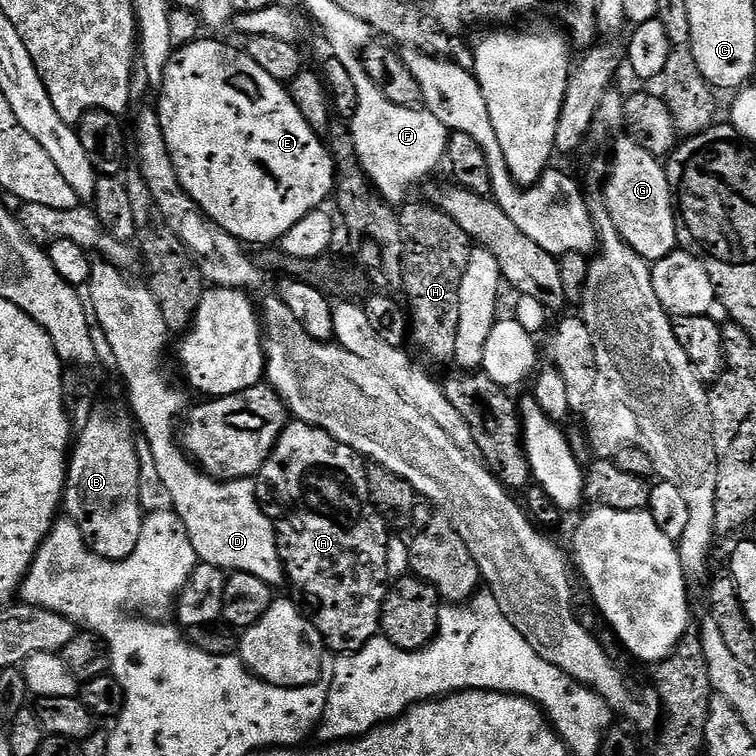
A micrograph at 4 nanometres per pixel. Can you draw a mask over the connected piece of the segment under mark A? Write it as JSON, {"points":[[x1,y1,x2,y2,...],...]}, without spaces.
{"points":[[293,419,284,428,254,483,256,497,276,528,287,583,304,595,307,615,318,634,322,634,325,645,331,651,333,648,333,653,357,652,380,632,380,615,390,587,386,570,390,529,372,504,365,461,360,453,338,442,326,430]]}

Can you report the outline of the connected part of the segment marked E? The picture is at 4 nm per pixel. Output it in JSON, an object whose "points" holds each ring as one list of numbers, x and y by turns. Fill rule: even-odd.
{"points":[[207,38,177,47,166,66,164,84,158,89,158,96,160,96,158,111,162,122,162,134,166,134,166,146,170,150,170,158,174,158,174,170,178,170,178,182,182,182,186,194,190,194,190,198,198,202,200,209,211,220,218,222,222,230,226,230,237,240,248,246,251,244,256,244,255,246,271,245,273,242,280,241,286,234,286,230,290,230,290,226,306,218,306,214,323,209,327,205,324,204,327,200,329,203,336,186,336,167,332,161,329,145,327,143,324,145,318,133,310,130,306,118,302,118,302,110,294,106,287,87,266,74,262,67,248,56,247,51,240,49,239,52,238,49,231,48,230,45,223,44,220,40,207,40]]}

